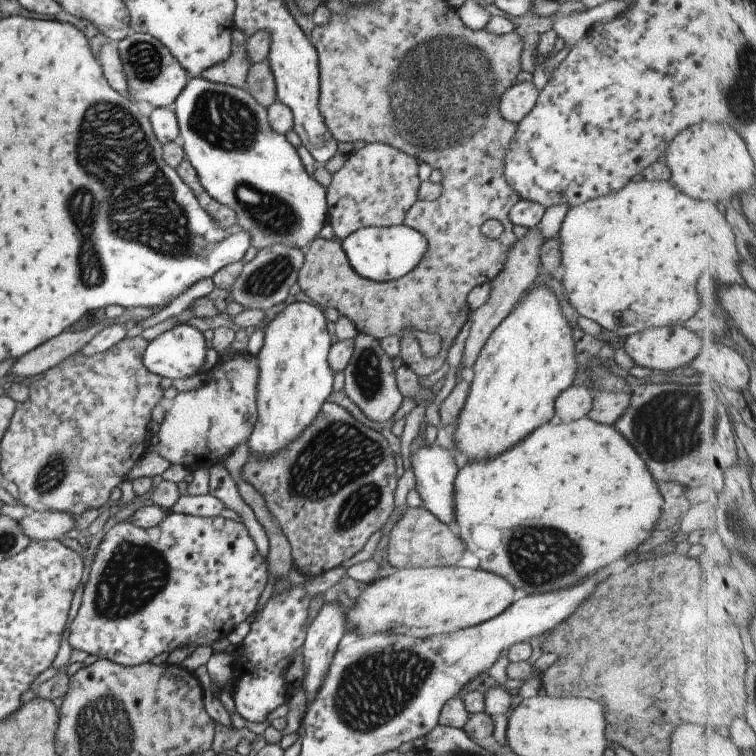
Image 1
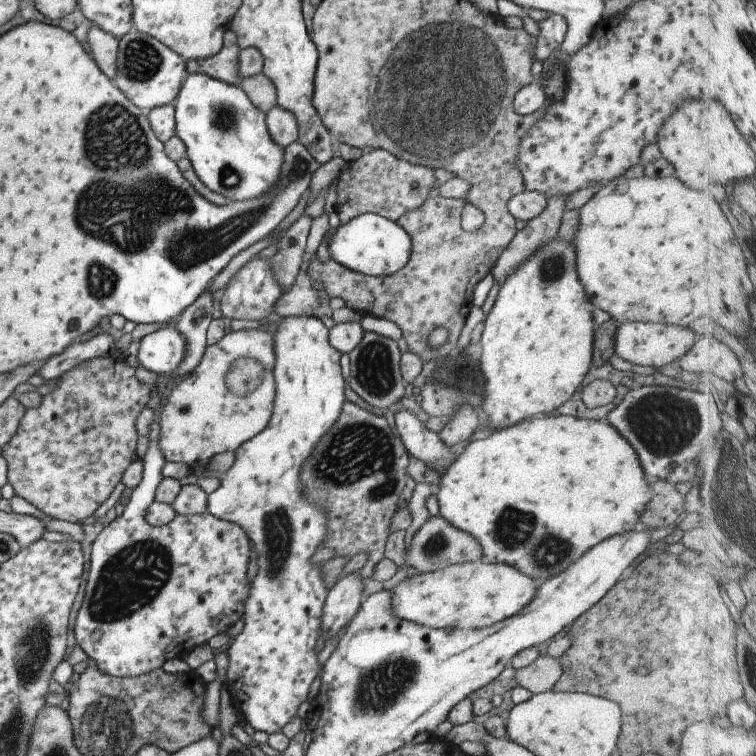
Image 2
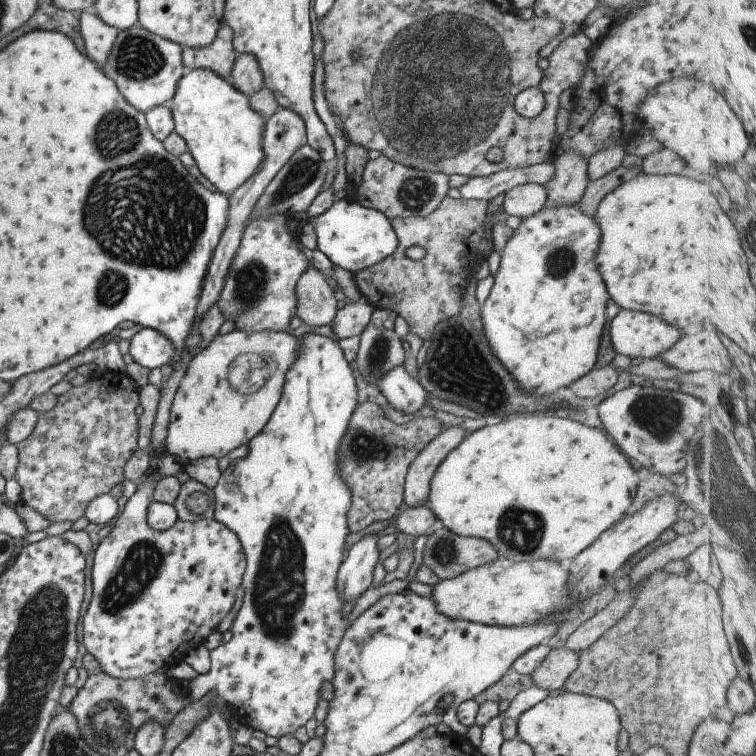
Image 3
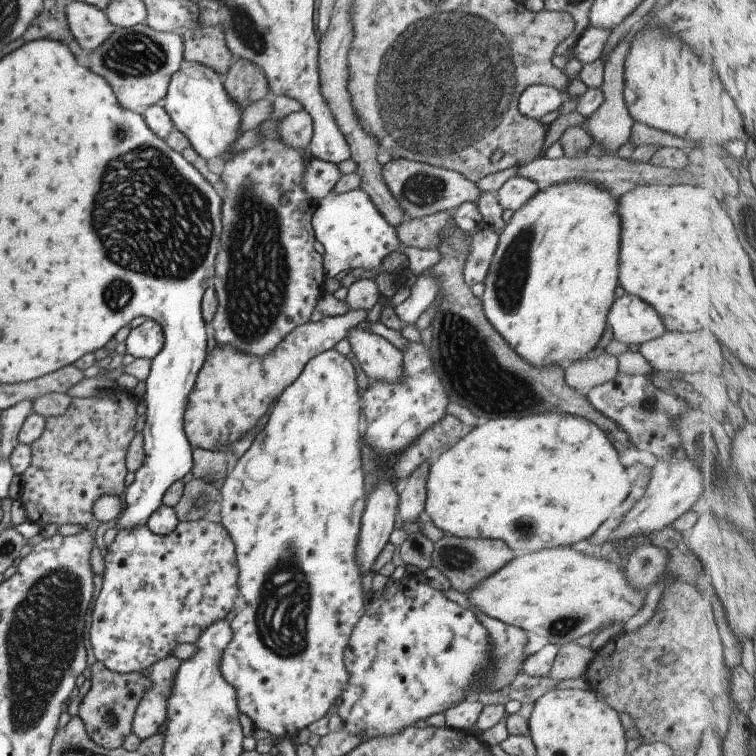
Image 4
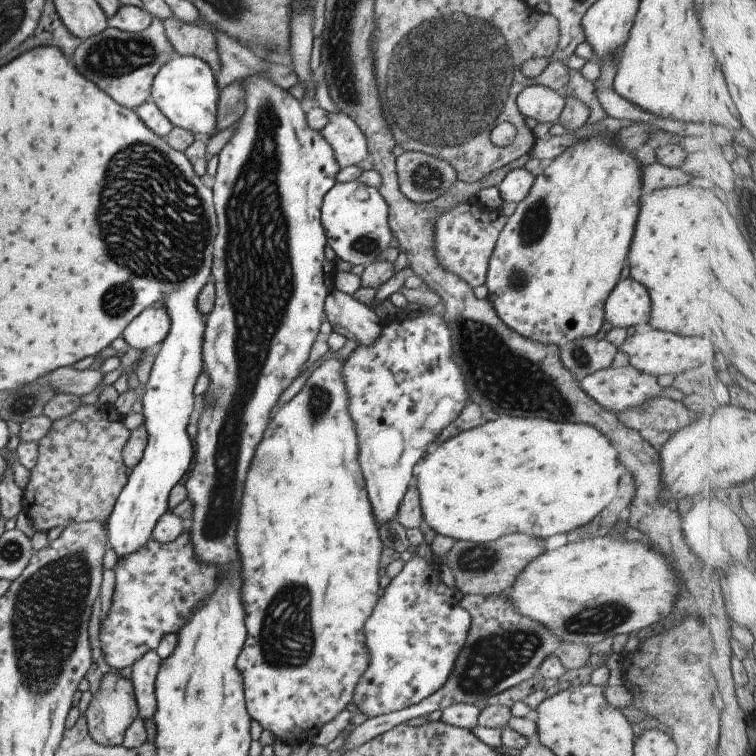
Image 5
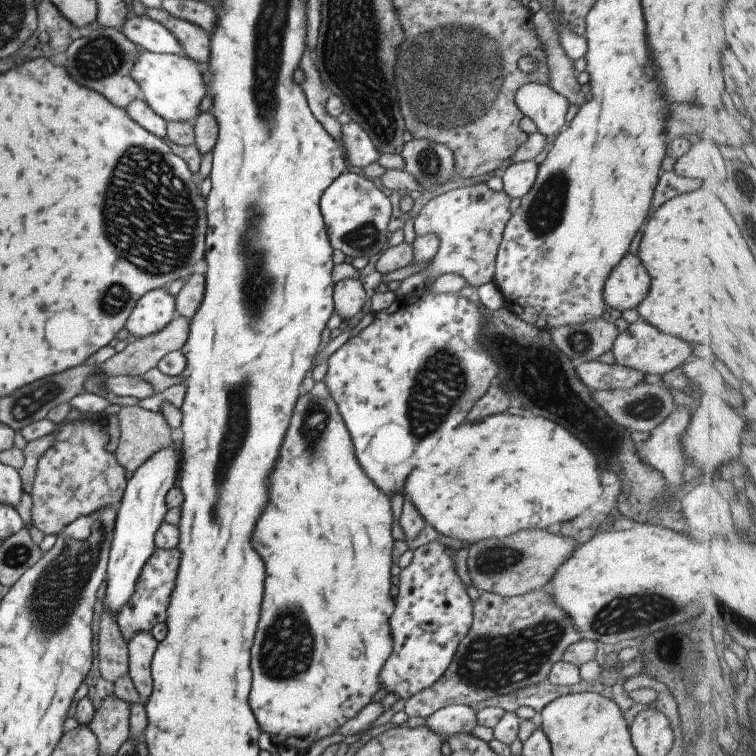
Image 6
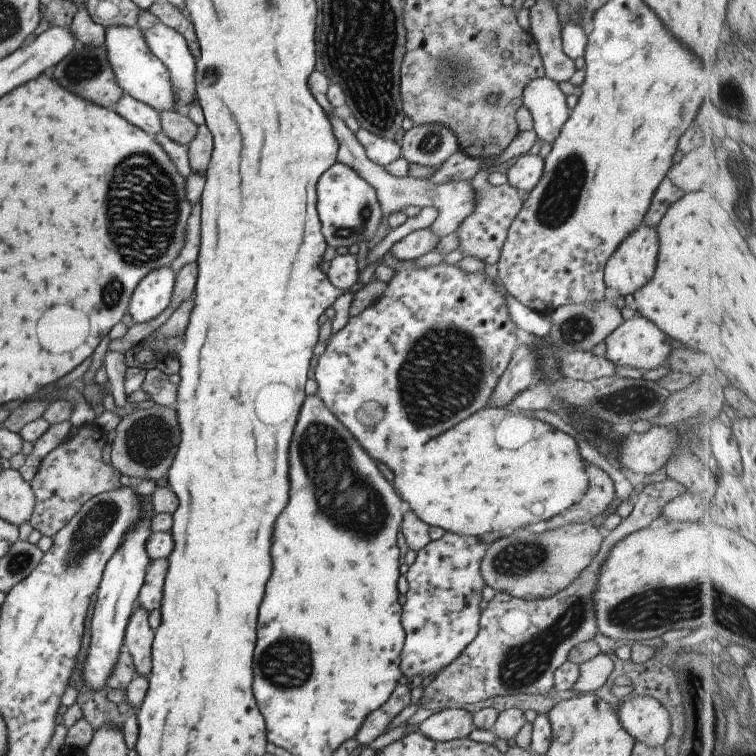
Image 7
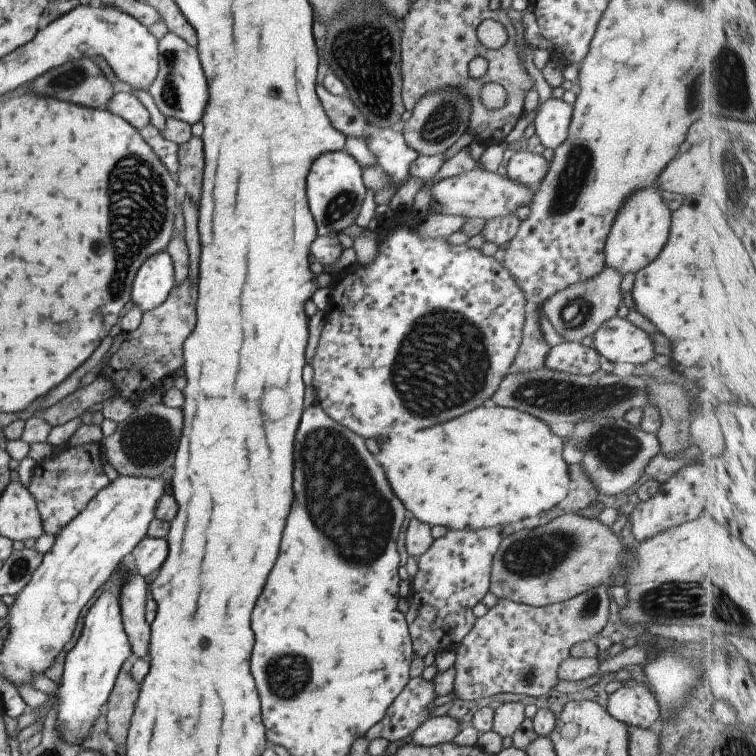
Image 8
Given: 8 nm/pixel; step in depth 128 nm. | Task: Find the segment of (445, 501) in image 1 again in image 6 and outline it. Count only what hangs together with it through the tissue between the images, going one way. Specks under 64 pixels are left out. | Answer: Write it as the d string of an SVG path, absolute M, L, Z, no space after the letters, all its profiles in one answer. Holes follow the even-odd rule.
M347 278L347 280L341 280L341 282L334 282L332 286L332 301L333 301L333 313L336 313L341 322L348 321L360 313L365 303L365 293L359 283L359 280L355 278Z

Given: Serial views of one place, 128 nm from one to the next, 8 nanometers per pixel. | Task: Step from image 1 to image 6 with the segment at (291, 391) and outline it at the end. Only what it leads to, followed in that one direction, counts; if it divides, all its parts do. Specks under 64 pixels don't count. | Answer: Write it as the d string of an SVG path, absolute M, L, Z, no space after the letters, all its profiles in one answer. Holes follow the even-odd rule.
M323 380L314 381L311 390L299 396L293 408L293 418L287 428L287 436L283 440L279 464L275 464L275 476L271 480L271 504L267 506L267 512L259 518L259 524L253 532L253 544L259 552L263 564L265 564L265 592L259 612L259 622L255 630L255 640L251 646L251 692L249 692L249 706L251 712L255 712L255 720L261 731L267 732L270 740L278 748L295 748L303 755L311 744L317 740L333 734L341 724L344 724L355 716L363 706L369 703L373 694L379 690L379 672L391 654L391 634L389 634L389 616L393 612L393 587L391 586L391 504L389 497L385 496L361 470L361 466L355 458L351 437L345 428L343 420L333 398L329 396L327 386Z

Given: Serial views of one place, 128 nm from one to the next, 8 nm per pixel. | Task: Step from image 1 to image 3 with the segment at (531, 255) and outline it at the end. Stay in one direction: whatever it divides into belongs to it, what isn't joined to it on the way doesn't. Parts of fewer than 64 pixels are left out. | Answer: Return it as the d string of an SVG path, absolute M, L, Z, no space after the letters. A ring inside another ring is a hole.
M567 150L553 164L553 178L543 186L547 196L544 207L555 208L577 203L588 182L588 163L575 150Z

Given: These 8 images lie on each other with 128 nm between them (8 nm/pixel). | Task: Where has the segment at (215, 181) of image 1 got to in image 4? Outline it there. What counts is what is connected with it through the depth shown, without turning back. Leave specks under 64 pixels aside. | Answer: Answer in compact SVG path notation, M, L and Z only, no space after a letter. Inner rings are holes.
M182 60L179 70L169 78L167 92L160 104L174 128L187 138L189 147L203 160L219 158L227 162L237 154L231 153L230 146L241 135L242 109L227 96L218 74L211 68Z

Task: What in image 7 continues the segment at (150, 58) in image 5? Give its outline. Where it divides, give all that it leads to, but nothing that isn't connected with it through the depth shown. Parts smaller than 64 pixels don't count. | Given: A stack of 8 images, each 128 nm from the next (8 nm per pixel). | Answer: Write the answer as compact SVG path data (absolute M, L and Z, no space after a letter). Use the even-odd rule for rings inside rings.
M78 43L76 48L59 62L58 67L52 72L52 76L53 80L57 84L61 84L61 88L65 88L67 92L83 98L85 102L93 102L93 104L99 104L112 111L117 100L123 96L123 90L117 86L117 80L107 62L107 52L103 45L98 49L89 50Z

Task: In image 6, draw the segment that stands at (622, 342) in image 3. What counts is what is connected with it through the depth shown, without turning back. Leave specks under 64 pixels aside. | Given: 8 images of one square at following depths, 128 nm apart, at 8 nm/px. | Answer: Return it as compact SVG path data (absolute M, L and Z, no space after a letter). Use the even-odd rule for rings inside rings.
M626 253L621 262L609 272L603 287L603 302L619 312L637 308L649 288L649 274L637 254Z

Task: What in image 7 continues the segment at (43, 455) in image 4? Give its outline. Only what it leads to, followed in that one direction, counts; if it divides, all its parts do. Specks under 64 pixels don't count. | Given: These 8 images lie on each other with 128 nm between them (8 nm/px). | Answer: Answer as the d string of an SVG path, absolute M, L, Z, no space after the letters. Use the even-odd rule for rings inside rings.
M81 426L73 429L69 437L38 462L35 476L28 482L35 497L29 524L41 535L55 536L87 500L102 492L122 487L119 484L120 472L102 461L101 452L106 444L105 439L106 434L99 426Z

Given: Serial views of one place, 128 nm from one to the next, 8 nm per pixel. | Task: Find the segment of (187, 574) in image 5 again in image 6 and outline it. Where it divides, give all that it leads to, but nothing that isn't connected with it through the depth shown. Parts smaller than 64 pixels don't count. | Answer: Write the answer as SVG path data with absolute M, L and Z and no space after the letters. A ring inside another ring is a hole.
M155 548L153 554L147 558L147 562L143 564L139 578L135 582L135 592L131 594L131 598L127 600L127 604L117 612L115 622L119 629L119 634L125 642L129 642L129 638L135 632L149 632L155 624L163 622L167 618L167 606L169 606L169 592L171 592L171 584L175 578L175 568L177 568L177 560L179 560L179 552L177 548L169 550L161 550Z

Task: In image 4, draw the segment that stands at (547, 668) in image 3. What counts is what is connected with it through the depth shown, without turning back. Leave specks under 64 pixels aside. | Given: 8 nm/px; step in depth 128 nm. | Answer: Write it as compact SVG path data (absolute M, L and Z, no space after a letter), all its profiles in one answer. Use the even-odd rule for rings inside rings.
M577 644L560 645L551 668L547 672L547 677L558 681L575 679L585 672L593 654L594 651Z

